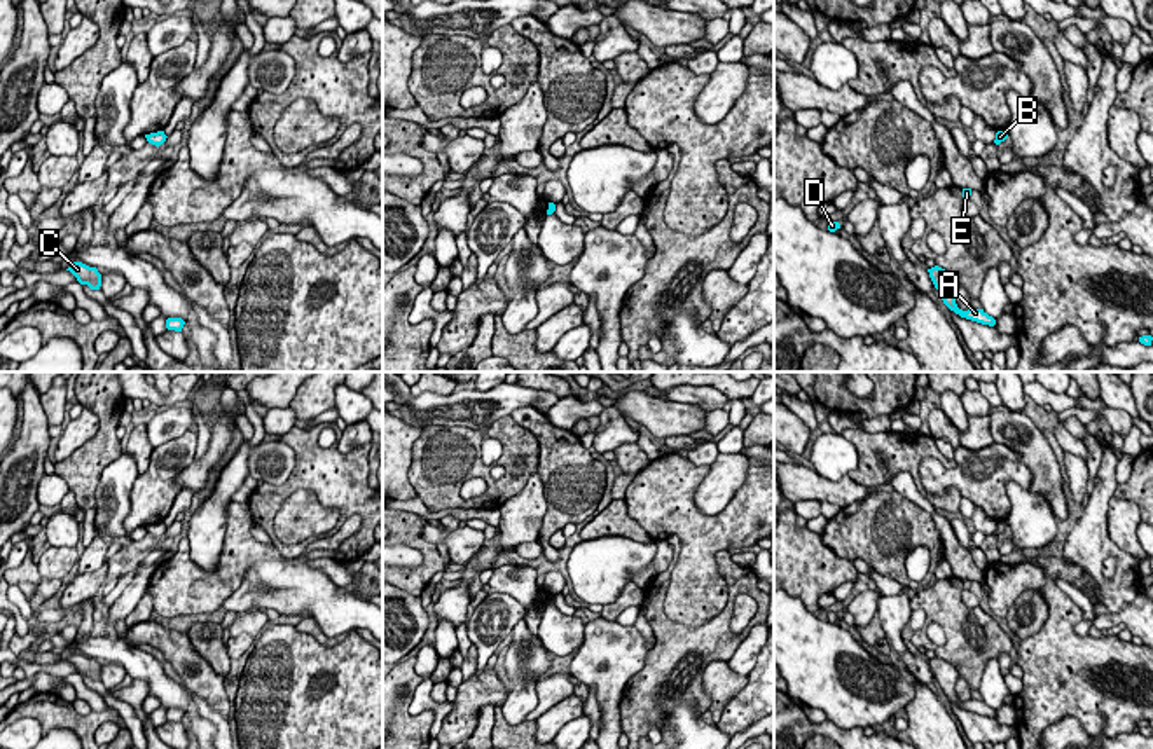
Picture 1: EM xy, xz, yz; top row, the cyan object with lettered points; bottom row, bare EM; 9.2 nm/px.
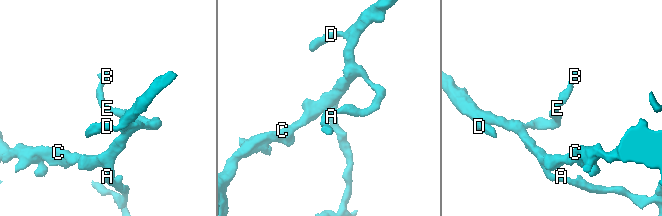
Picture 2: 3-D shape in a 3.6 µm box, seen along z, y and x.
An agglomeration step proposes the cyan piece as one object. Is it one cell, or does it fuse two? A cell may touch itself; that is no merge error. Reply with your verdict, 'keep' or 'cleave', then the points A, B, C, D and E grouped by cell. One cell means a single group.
keep; A B C D E

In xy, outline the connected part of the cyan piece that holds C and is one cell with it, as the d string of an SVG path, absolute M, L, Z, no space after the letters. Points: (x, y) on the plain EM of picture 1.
M73 653L66 662L70 662L80 676L87 676L91 681L100 681L101 665L96 658L89 658L82 653Z

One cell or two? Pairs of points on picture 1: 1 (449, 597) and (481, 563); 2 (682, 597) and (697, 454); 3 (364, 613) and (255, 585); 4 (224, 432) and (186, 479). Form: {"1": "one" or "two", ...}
{"1": "one", "2": "two", "3": "one", "4": "one"}

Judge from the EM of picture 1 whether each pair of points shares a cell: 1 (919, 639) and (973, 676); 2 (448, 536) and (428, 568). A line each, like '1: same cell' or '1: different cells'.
1: same cell
2: different cells

